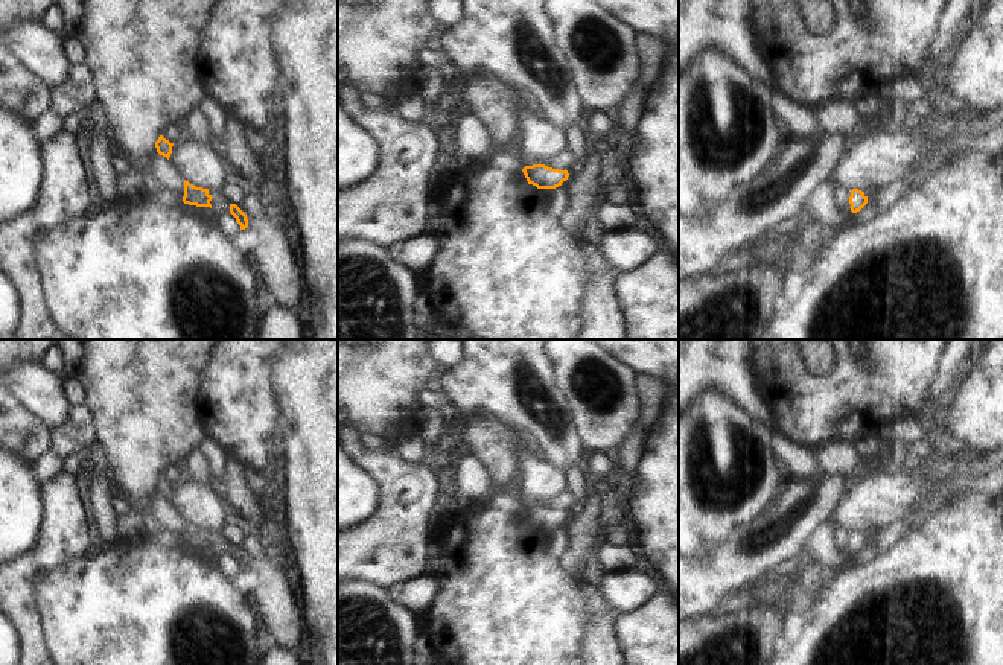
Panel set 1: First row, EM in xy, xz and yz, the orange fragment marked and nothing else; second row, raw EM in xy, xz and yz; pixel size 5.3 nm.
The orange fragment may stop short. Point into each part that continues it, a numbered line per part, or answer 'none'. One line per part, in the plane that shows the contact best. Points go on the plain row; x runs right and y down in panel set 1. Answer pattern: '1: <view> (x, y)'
none

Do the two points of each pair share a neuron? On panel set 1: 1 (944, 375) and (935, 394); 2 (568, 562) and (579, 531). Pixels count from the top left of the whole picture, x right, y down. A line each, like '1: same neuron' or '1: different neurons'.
1: same neuron
2: same neuron

